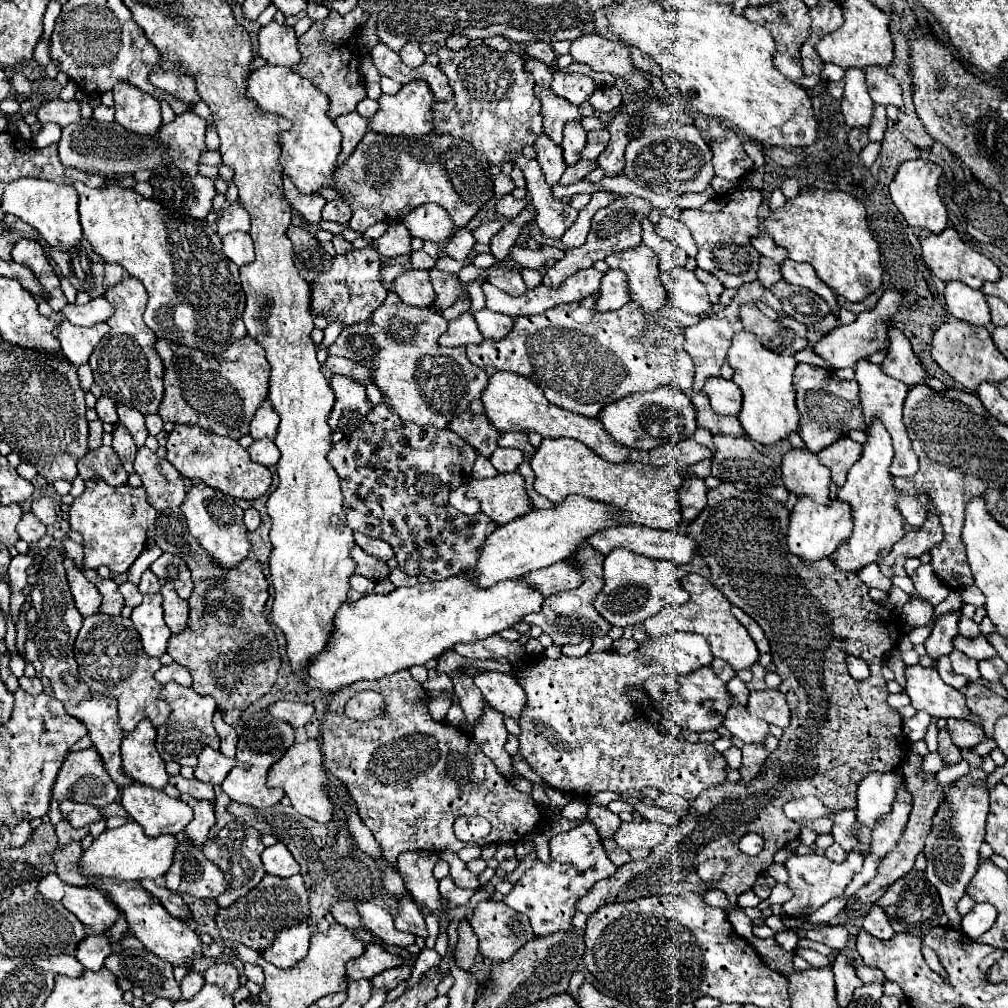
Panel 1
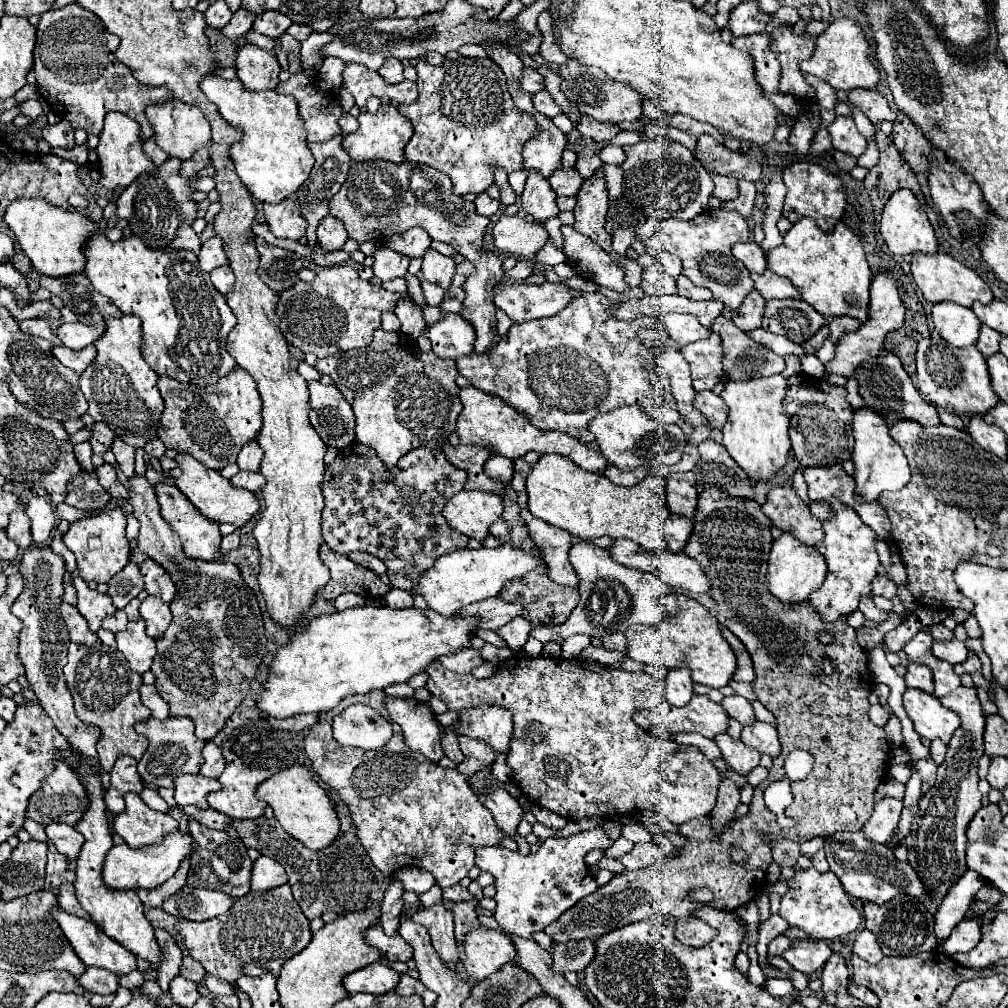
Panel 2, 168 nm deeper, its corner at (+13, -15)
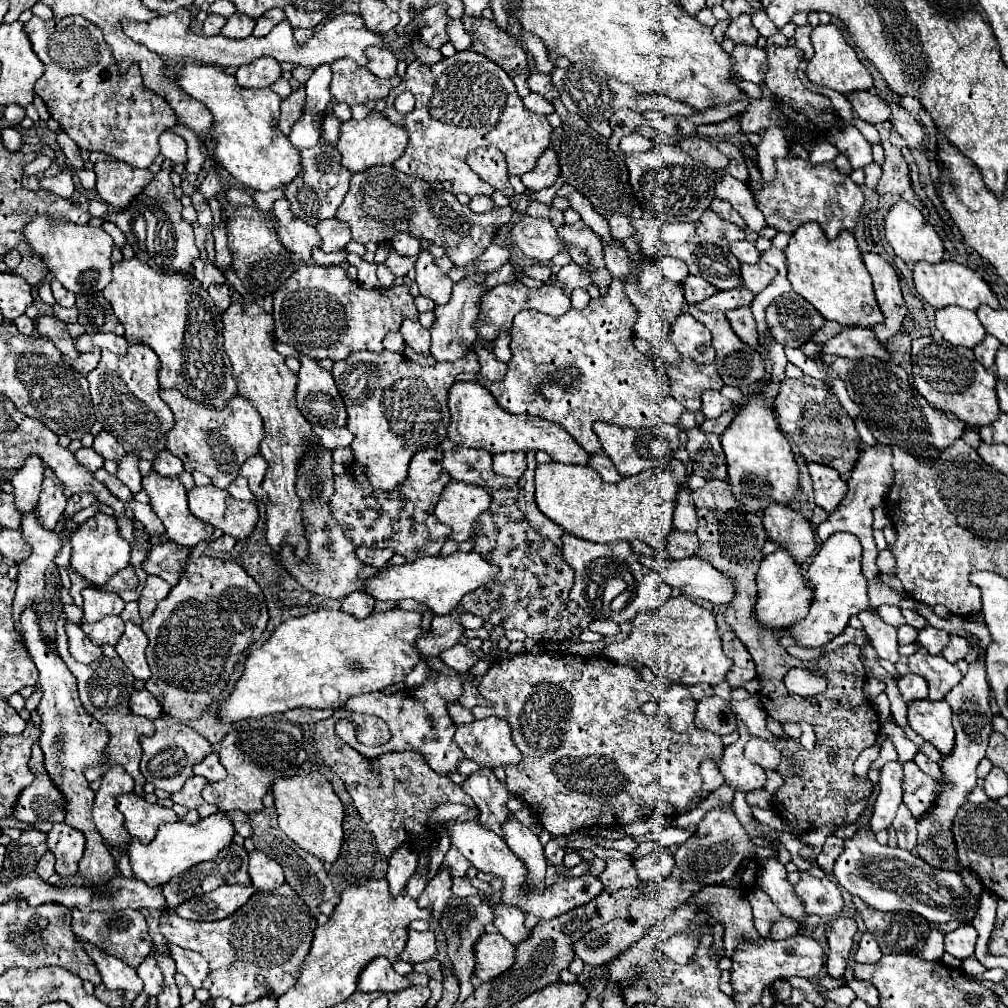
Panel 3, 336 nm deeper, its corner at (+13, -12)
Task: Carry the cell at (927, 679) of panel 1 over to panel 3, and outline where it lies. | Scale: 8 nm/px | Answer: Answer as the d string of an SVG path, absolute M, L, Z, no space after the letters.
M916 700L908 704L908 724L930 744L938 748L942 756L948 756L954 748L952 710L948 702Z

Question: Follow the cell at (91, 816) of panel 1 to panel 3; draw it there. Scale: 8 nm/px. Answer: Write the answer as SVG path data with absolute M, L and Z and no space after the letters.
M54 824L48 832L48 850L56 856L56 874L70 882L78 876L78 862L84 852L84 834L68 824Z

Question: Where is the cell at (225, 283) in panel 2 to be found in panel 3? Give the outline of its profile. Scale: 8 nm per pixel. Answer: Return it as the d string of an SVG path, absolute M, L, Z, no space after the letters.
M212 284L212 288L208 288L208 294L210 294L210 298L214 300L214 304L220 308L220 312L226 312L226 310L228 310L228 306L230 306L230 302L232 302L229 284L222 284L222 286Z

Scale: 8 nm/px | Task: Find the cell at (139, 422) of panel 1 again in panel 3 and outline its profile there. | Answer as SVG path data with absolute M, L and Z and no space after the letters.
M128 454L124 456L124 460L118 464L118 472L116 472L116 478L122 480L134 494L142 490L142 474L138 470L138 458Z

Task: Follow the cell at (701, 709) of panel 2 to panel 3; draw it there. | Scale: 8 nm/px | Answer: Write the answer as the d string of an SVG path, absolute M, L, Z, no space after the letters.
M710 696L710 698L702 698L698 702L694 726L710 730L718 736L726 736L736 730L736 716L730 710L726 700L718 698L718 696Z

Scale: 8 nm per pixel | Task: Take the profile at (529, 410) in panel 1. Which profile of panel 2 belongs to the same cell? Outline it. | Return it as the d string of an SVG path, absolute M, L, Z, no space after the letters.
M474 385L460 389L460 401L464 405L464 409L456 421L456 431L460 435L460 443L472 443L472 445L486 447L492 455L496 453L496 455L504 455L508 459L522 457L528 451L558 453L558 455L564 455L570 461L574 461L580 469L592 471L592 473L602 473L608 465L608 461L600 455L596 443L582 443L560 431L538 429L520 411L510 407L504 399L490 395Z

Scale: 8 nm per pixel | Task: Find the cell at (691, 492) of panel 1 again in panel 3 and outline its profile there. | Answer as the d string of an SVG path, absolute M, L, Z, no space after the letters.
M672 530L668 536L668 556L672 560L682 560L682 558L690 558L696 556L700 548L700 542L696 538L696 534L684 534L684 532L676 532Z

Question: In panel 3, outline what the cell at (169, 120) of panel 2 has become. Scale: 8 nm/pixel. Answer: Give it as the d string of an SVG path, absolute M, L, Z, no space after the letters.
M172 130L162 132L162 136L158 138L158 146L160 146L160 154L164 154L174 164L178 164L178 162L186 164L186 160L188 160L188 156L186 156L186 142L178 134L174 134Z

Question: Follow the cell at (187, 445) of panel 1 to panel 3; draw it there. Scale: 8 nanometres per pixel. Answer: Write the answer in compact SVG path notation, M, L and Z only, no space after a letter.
M214 484L188 490L188 502L196 518L236 540L246 540L260 518L254 502L236 502L228 496L228 490L216 488Z

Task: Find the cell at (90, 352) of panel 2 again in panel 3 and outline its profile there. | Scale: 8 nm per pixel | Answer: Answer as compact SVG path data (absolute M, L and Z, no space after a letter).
M90 352L90 354L80 354L76 360L72 360L70 364L72 364L72 368L76 368L80 374L88 374L88 372L92 372L94 368L96 368L96 364L98 364L98 360L100 360L100 352Z

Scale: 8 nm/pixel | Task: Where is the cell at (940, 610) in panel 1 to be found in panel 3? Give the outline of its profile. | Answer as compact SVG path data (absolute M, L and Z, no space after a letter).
M920 648L916 654L908 656L908 670L928 682L928 700L942 700L952 686L962 680L962 674L956 664L946 658L934 658L926 648Z

